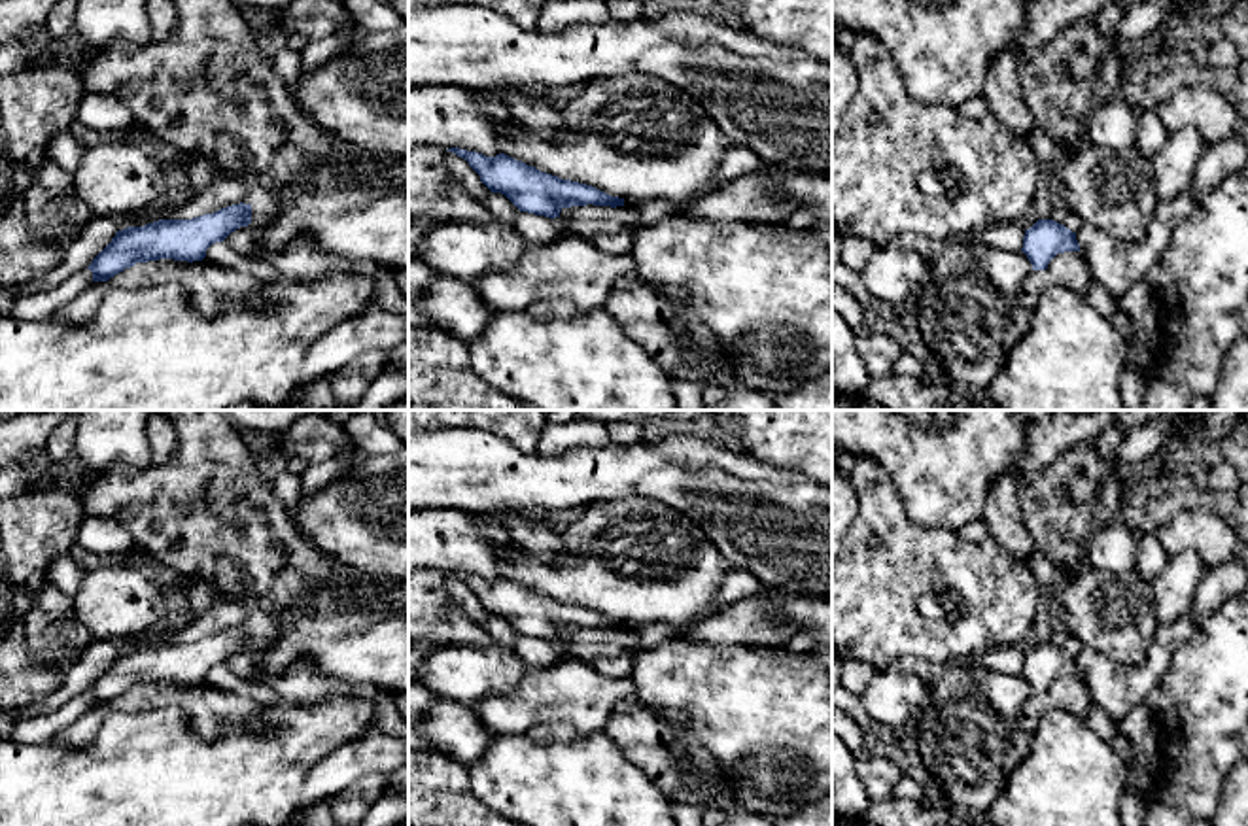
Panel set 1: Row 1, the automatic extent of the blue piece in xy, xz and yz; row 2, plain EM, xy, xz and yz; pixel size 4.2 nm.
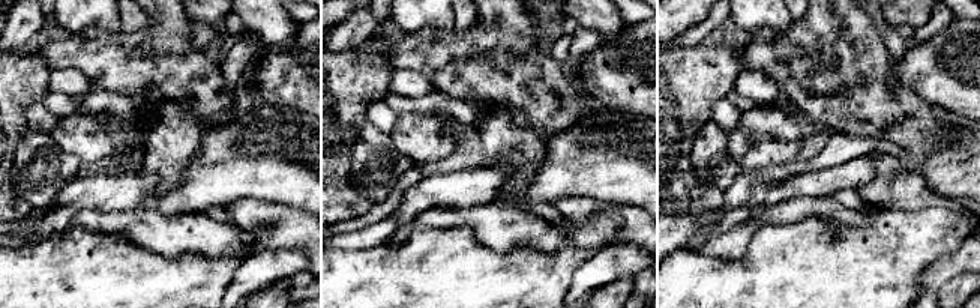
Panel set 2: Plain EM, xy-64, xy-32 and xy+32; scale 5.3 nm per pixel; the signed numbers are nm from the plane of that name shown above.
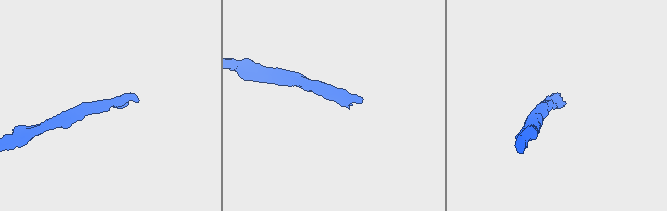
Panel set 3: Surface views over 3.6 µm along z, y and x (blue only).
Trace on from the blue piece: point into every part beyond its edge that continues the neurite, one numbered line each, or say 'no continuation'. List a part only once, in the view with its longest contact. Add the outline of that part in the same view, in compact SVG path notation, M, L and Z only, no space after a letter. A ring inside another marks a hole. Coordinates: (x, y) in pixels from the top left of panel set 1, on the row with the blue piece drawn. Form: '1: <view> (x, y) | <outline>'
no continuation

